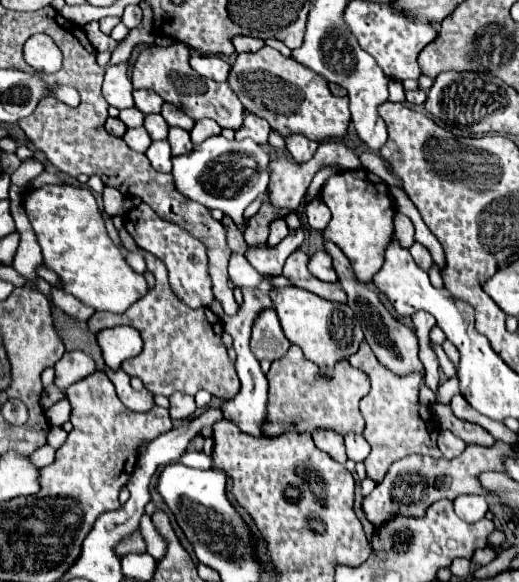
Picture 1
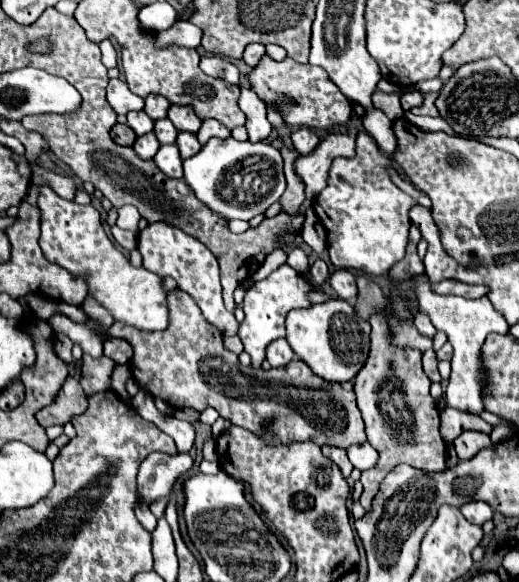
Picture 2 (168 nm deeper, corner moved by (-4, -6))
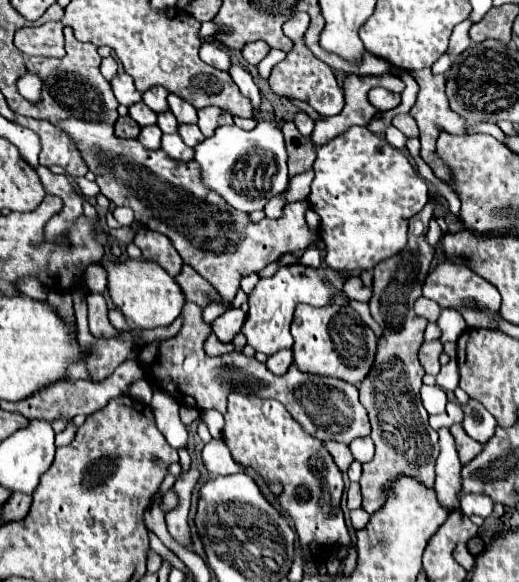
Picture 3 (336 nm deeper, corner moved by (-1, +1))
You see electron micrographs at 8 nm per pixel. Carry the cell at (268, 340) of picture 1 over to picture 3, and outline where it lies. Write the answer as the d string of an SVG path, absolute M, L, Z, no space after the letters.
M279 350L273 356L269 356L267 360L267 368L273 374L285 374L293 364L293 352L291 350Z

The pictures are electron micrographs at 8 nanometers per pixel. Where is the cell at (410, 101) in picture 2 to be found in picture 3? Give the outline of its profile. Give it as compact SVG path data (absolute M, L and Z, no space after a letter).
M373 88L369 92L369 102L377 108L377 112L387 112L387 110L399 106L401 96L395 94L395 92L389 92L385 88Z

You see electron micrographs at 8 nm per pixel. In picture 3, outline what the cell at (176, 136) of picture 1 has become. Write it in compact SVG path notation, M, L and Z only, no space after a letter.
M181 124L181 126L179 126L179 136L181 136L183 142L185 142L187 146L191 146L191 148L205 140L205 136L201 134L201 130L199 130L197 124Z

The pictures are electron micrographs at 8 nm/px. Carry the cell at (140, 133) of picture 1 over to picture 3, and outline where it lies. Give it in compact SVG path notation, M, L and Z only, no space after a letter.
M153 124L153 126L145 126L145 128L141 130L141 134L139 134L137 140L139 140L145 148L155 150L155 148L161 146L161 136L163 136L163 132L159 130L157 124Z

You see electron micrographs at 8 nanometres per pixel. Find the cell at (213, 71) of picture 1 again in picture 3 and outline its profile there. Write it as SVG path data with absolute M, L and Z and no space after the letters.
M203 42L199 56L201 56L203 62L207 62L207 64L219 68L219 70L229 70L229 66L231 66L229 54L215 42Z

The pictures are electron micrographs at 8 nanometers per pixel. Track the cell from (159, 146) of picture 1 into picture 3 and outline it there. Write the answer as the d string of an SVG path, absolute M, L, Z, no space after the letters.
M167 134L167 136L163 136L161 148L163 148L171 158L175 158L175 160L185 160L185 162L193 160L193 154L195 154L193 148L189 148L189 146L181 140L179 134Z

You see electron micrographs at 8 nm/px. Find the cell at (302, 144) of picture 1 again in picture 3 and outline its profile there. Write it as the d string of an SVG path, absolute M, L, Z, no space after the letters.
M297 112L293 122L297 124L297 128L299 128L299 132L301 132L303 136L311 136L315 122L313 122L313 118L311 118L309 114L305 114L305 112Z

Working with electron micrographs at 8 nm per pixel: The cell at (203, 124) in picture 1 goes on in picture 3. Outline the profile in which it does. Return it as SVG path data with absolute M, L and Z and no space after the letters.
M209 106L209 108L203 108L199 110L199 128L201 132L205 134L205 138L209 138L211 134L215 134L215 130L219 126L225 126L225 124L233 124L233 116L227 114L225 110L221 108L215 108L215 106Z

